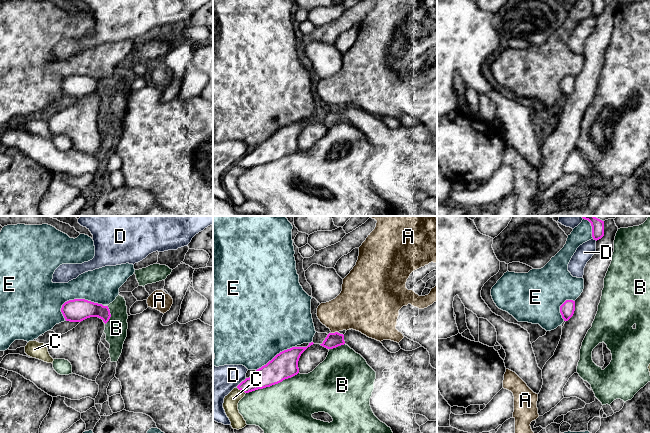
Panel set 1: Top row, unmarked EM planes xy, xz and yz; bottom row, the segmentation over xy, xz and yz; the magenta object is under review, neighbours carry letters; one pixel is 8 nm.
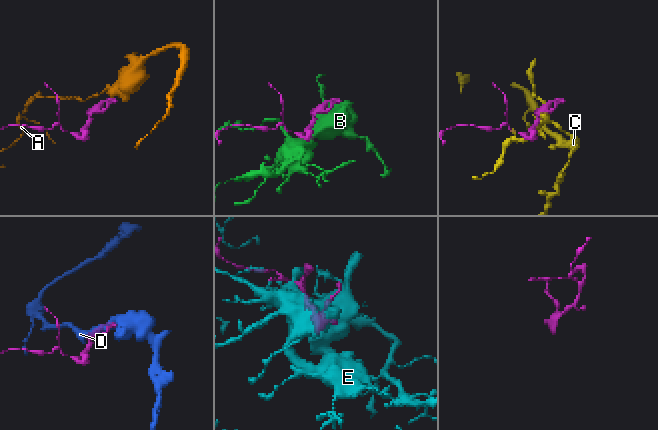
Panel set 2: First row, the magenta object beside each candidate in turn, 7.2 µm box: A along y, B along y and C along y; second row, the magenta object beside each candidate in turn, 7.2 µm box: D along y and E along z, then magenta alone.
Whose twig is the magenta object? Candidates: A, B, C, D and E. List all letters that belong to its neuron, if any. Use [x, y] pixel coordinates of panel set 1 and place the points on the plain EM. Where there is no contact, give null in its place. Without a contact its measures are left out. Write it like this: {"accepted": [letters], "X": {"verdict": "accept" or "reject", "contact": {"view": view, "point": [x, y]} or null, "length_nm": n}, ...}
{"accepted": [], "A": {"verdict": "reject", "contact": {"view": "xz", "point": [335, 108]}, "length_nm": 60}, "B": {"verdict": "reject", "contact": {"view": "xz", "point": [272, 160]}, "length_nm": 460}, "C": {"verdict": "reject", "contact": {"view": "xz", "point": [241, 166]}, "length_nm": 90}, "D": {"verdict": "reject", "contact": {"view": "xz", "point": [241, 158]}, "length_nm": 120}, "E": {"verdict": "reject", "contact": {"view": "xy", "point": [79, 75]}, "length_nm": 340}}

